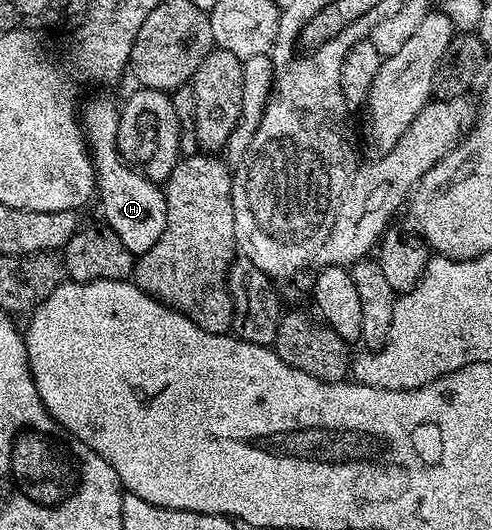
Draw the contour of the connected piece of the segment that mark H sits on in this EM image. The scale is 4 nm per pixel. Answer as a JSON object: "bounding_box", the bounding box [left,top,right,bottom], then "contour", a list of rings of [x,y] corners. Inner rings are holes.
{"bounding_box":[82,97,166,255],"contour":[[[96,97],[85,105],[83,102],[82,128],[96,166],[96,188],[101,196],[103,220],[112,228],[114,235],[126,243],[126,251],[139,255],[150,251],[150,247],[162,239],[162,231],[166,231],[166,199],[163,188],[157,182],[143,177],[121,157],[118,151],[119,122],[120,105],[110,98]]]}

